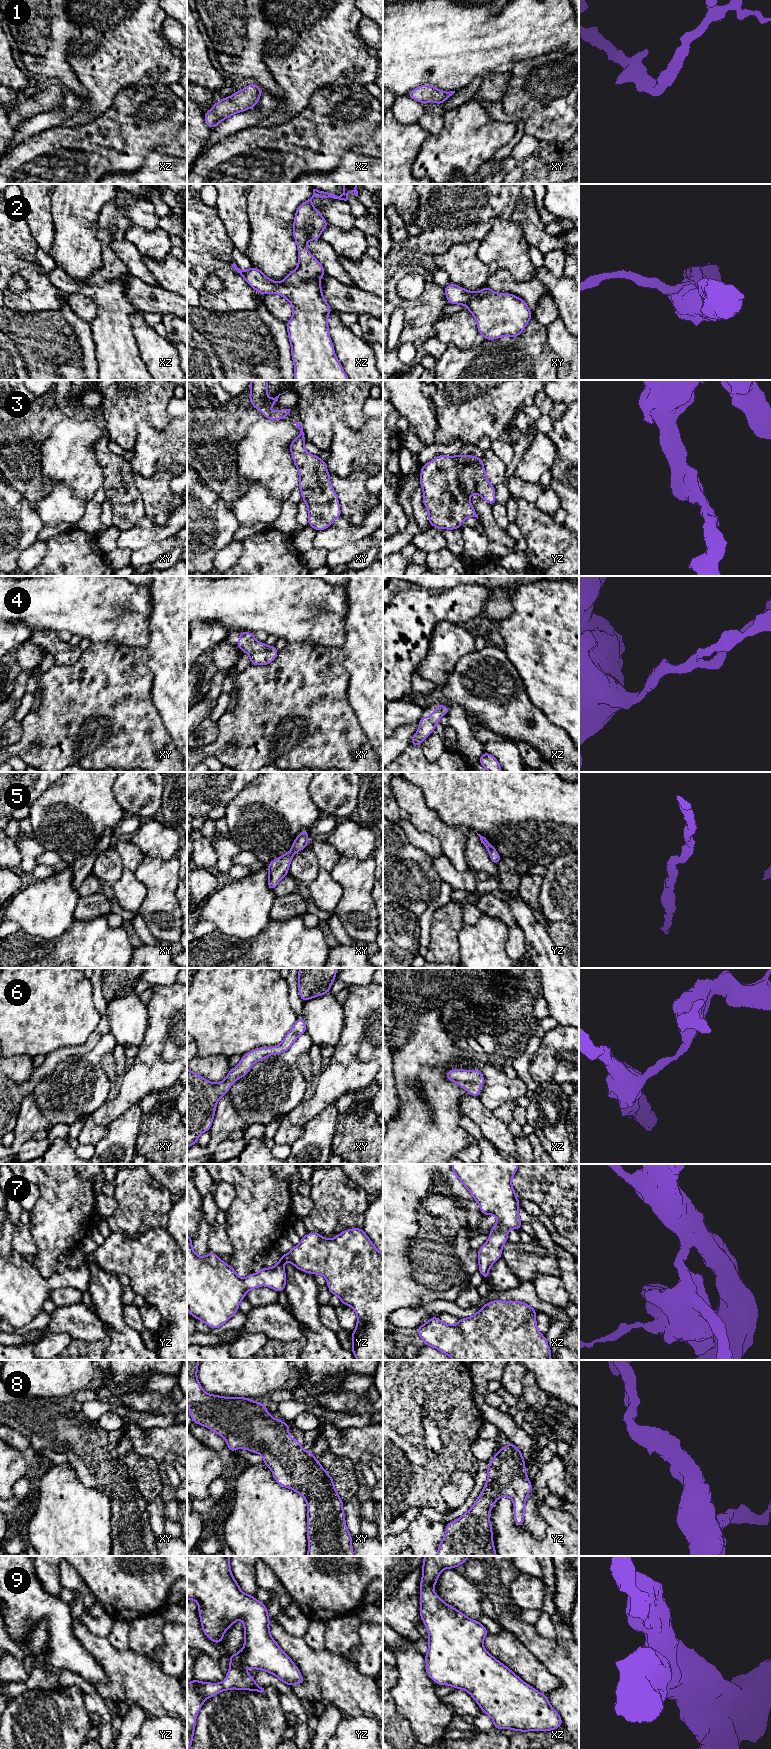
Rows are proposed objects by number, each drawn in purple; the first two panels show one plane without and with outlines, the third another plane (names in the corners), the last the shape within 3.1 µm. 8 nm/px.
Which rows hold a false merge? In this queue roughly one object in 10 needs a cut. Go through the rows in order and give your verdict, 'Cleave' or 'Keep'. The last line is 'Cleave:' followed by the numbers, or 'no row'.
1: Keep
2: Keep
3: Keep
4: Keep
5: Keep
6: Keep
7: Keep
8: Keep
9: Keep
Cleave: no row

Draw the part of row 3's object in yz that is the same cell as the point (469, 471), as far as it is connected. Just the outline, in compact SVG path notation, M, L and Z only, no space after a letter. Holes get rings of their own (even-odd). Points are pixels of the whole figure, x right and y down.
M438 455L422 466L420 485L423 490L423 504L429 513L429 524L437 529L454 530L461 528L462 522L469 517L478 519L469 500L473 493L478 494L491 506L496 502L495 487L487 479L483 460L474 455Z

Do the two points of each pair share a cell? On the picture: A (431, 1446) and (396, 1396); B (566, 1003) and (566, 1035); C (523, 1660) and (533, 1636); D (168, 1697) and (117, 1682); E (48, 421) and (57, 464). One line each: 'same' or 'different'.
A: different
B: different
C: different
D: same
E: different

